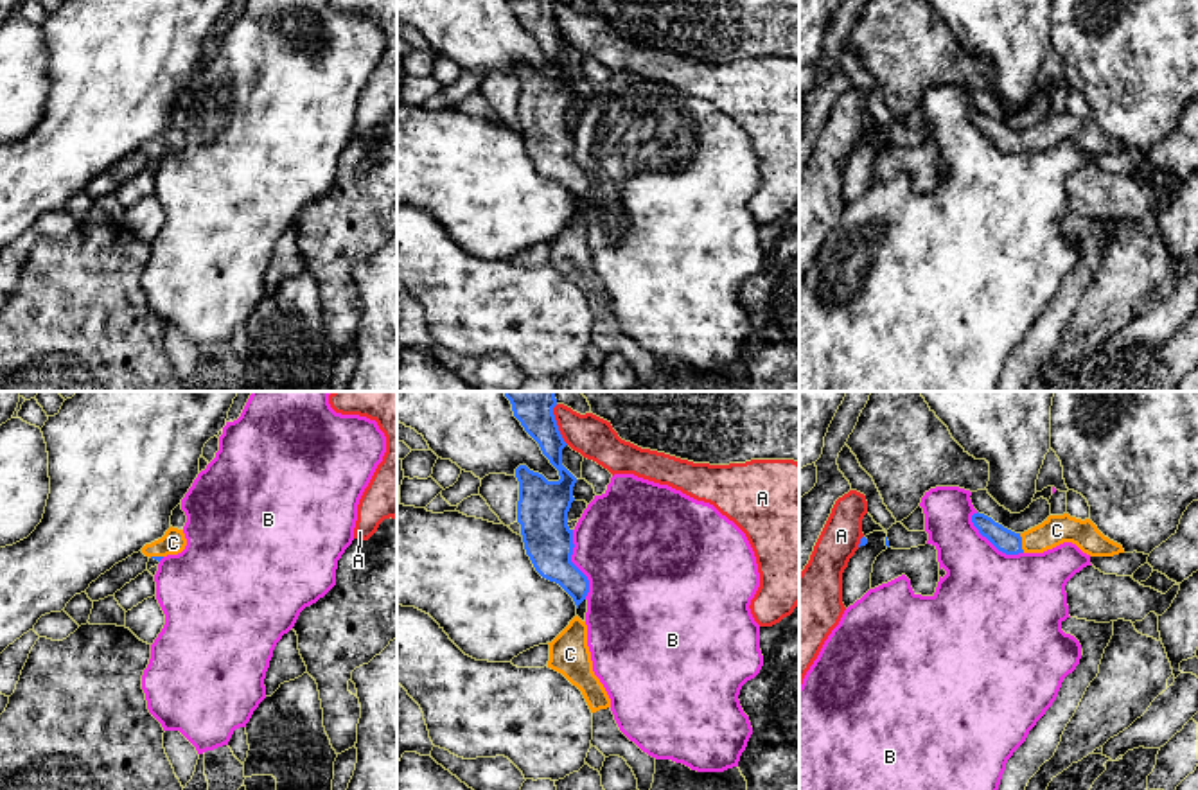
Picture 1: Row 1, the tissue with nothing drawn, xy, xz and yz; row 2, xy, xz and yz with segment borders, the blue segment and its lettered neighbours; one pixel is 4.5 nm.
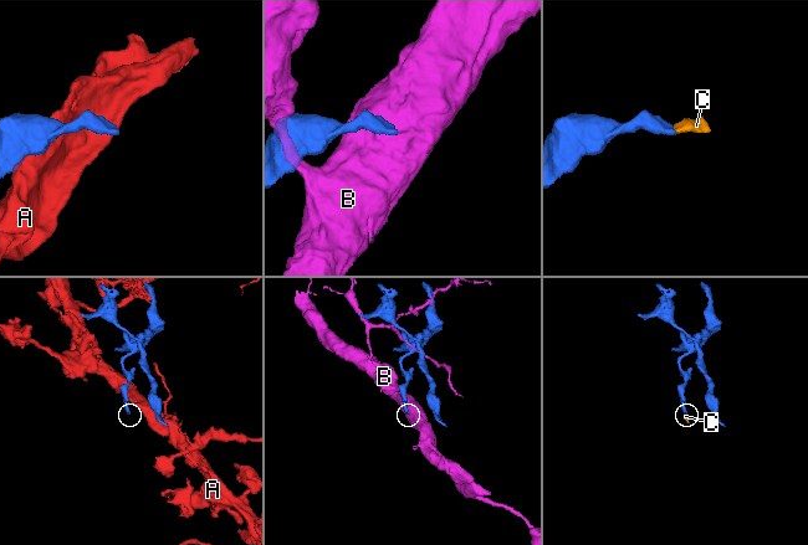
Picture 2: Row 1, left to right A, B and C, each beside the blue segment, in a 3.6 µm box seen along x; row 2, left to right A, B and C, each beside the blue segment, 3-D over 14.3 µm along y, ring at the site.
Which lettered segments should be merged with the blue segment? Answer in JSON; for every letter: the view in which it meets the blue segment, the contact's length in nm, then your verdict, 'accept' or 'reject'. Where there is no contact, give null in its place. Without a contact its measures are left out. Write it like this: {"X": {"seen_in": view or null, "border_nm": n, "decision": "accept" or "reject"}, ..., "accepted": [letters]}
{"A": {"seen_in": "xz", "border_nm": 190, "decision": "reject"}, "B": {"seen_in": "xz", "border_nm": 320, "decision": "reject"}, "C": {"seen_in": "yz", "border_nm": 90, "decision": "accept"}, "accepted": ["C"]}

